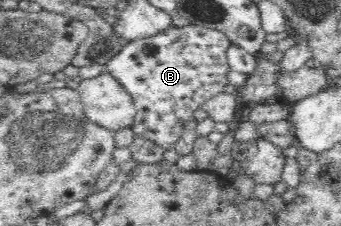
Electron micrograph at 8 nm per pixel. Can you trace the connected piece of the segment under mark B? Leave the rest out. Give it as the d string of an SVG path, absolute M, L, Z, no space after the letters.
M196 24L172 26L158 35L128 41L107 66L132 95L137 111L132 125L134 135L152 140L165 150L174 147L194 111L229 84L227 51L231 44L222 31Z

